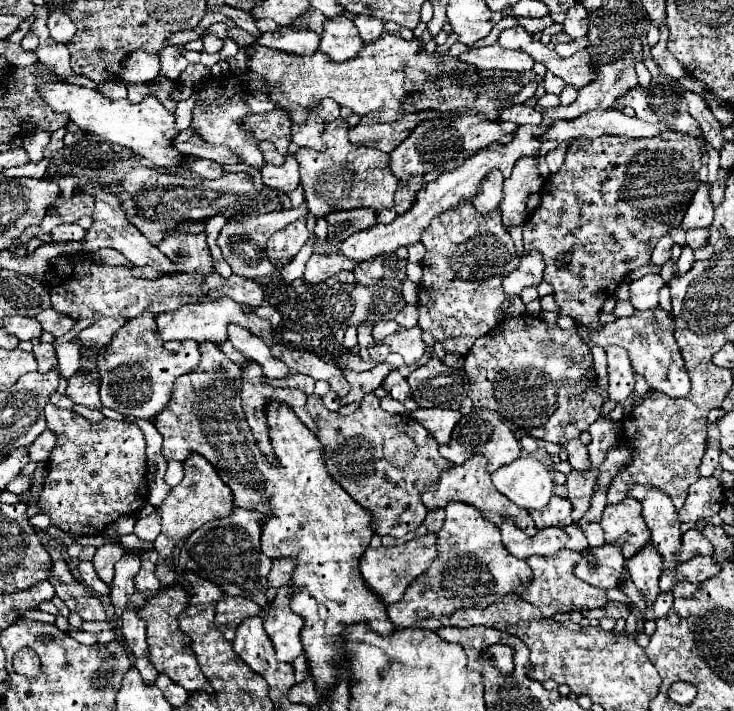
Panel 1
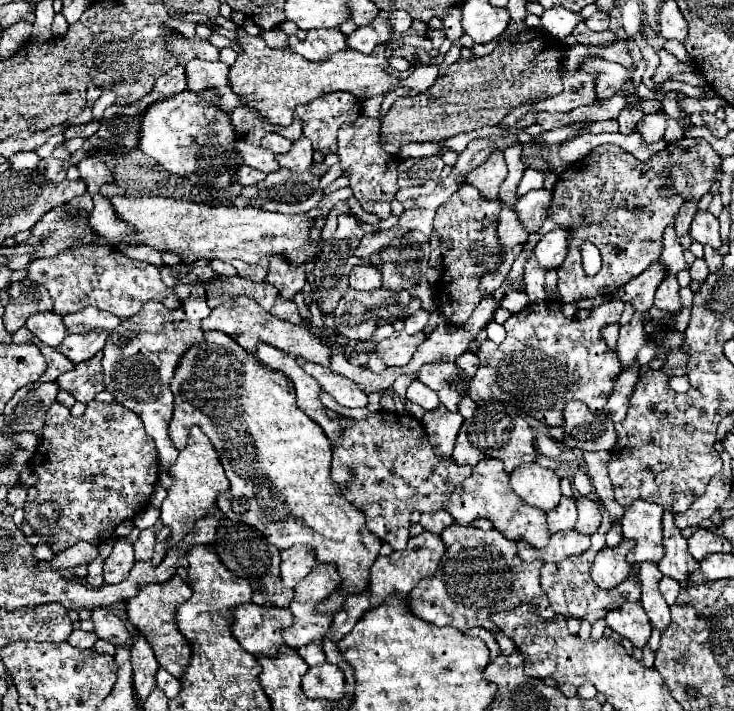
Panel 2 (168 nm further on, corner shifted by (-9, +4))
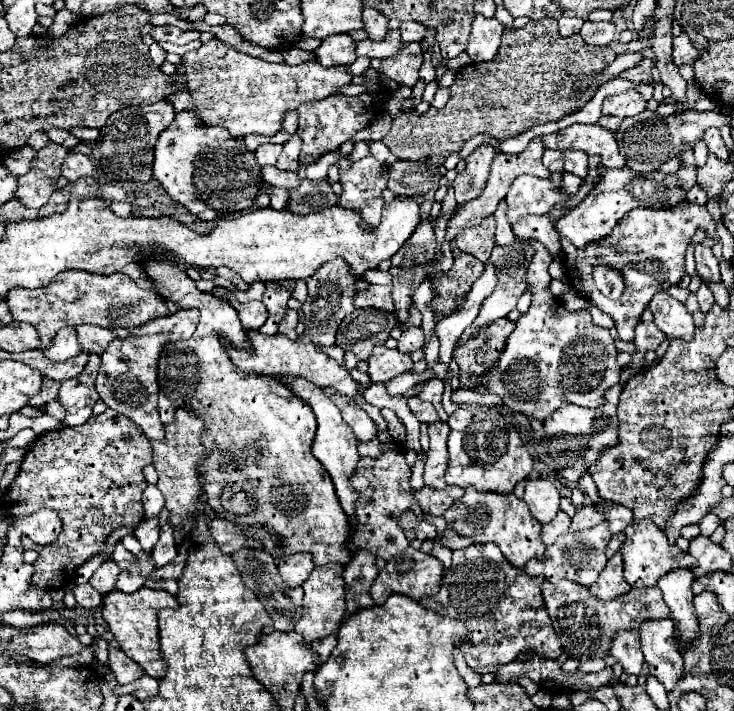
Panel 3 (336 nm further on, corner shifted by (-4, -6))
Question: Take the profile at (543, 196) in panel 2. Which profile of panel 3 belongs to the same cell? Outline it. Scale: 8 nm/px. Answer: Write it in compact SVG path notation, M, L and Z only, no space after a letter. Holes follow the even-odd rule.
M534 242L536 256L528 266L528 288L532 290L532 304L526 314L516 320L514 332L508 336L508 344L498 364L484 374L486 390L498 394L508 408L526 416L544 420L562 402L572 402L586 408L600 408L604 404L604 392L620 382L620 370L616 364L618 348L610 332L592 322L588 310L568 312L552 292L548 266L552 256L548 250Z

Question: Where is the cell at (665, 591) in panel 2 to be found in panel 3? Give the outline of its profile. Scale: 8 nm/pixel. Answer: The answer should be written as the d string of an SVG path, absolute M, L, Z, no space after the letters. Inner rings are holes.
M546 580L542 594L562 648L570 658L578 658L580 662L586 662L588 658L606 658L618 630L640 630L644 620L668 618L668 606L662 600L660 588L632 588L628 594L622 594L610 602L602 602L596 600L596 596L592 596L586 586L576 582L562 580L554 586Z

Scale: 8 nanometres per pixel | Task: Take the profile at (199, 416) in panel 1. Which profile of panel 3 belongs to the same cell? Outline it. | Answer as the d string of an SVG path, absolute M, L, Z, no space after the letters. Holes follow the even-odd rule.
M152 254L142 258L142 268L154 282L156 294L160 294L164 300L174 302L184 310L200 310L200 322L194 336L190 340L168 344L158 360L158 411L164 424L174 421L179 407L202 418L202 444L208 448L208 456L204 456L200 470L206 480L204 494L212 510L224 516L220 504L224 486L244 486L252 502L252 512L242 516L240 522L248 524L248 530L244 532L250 532L254 538L258 538L268 554L288 556L292 552L312 550L310 554L314 556L316 566L326 562L348 564L352 558L352 552L346 544L350 536L348 518L338 504L332 478L310 452L312 438L316 434L316 418L312 408L304 400L298 400L298 396L284 388L278 380L240 372L240 368L232 364L220 338L226 338L234 348L250 348L250 344L236 310L226 300L220 300L210 292L200 292L196 282L188 278L178 264L168 262L164 256ZM218 448L228 448L228 456L236 456L236 480L228 478L228 456L222 456ZM286 504L296 506L294 514L288 512ZM262 524L276 524L272 530L280 536L280 542L268 536Z

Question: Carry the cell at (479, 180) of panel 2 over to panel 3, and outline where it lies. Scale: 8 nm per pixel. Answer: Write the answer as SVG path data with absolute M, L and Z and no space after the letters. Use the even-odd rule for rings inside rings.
M480 144L466 158L466 168L458 172L456 180L452 182L458 204L466 204L468 200L474 200L476 196L480 196L490 176L490 164L494 156L496 156L496 150L490 144Z

